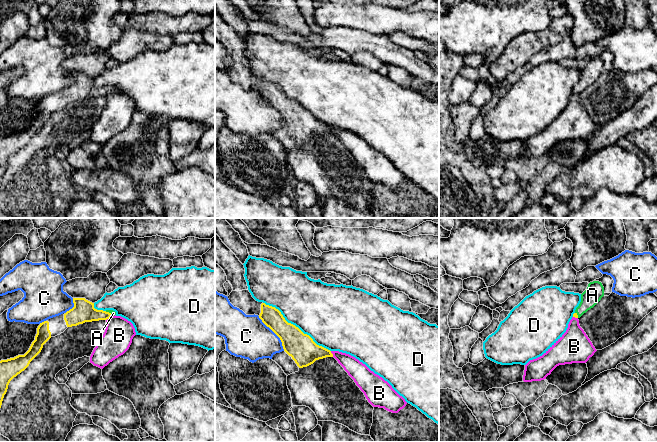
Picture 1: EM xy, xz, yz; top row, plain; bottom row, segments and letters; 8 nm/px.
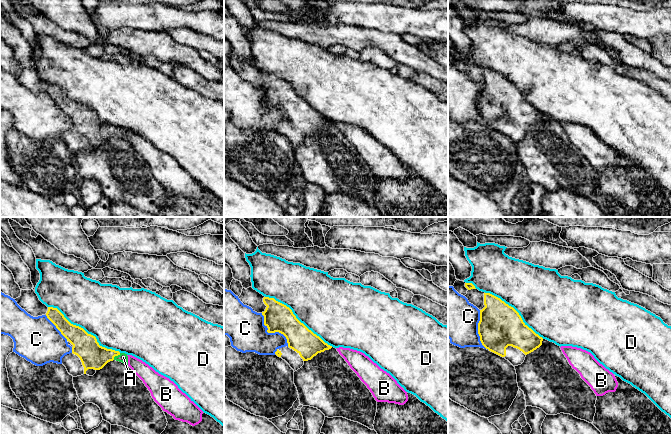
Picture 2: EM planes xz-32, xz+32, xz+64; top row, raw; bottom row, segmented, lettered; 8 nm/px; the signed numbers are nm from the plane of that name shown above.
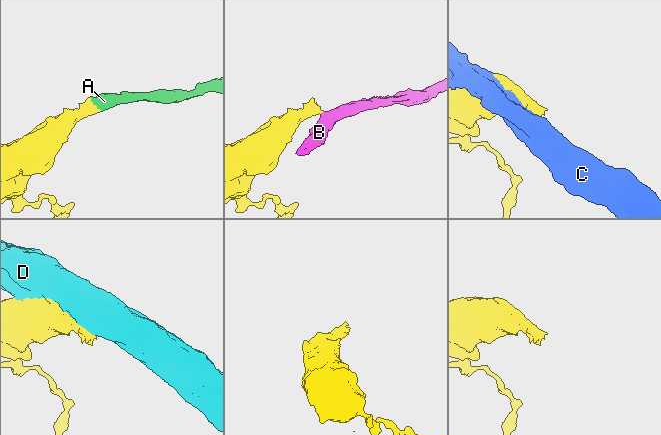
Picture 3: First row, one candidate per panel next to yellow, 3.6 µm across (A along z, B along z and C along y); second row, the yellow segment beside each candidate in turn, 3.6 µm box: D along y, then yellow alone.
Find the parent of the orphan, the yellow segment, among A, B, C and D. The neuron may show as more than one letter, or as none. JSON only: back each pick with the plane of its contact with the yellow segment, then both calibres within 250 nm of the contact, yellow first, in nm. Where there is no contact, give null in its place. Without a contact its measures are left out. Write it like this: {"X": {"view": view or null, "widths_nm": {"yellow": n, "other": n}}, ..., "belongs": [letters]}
{"A": {"view": "xy", "widths_nm": {"yellow": 180, "other": 50}}, "belongs": ["A"]}

